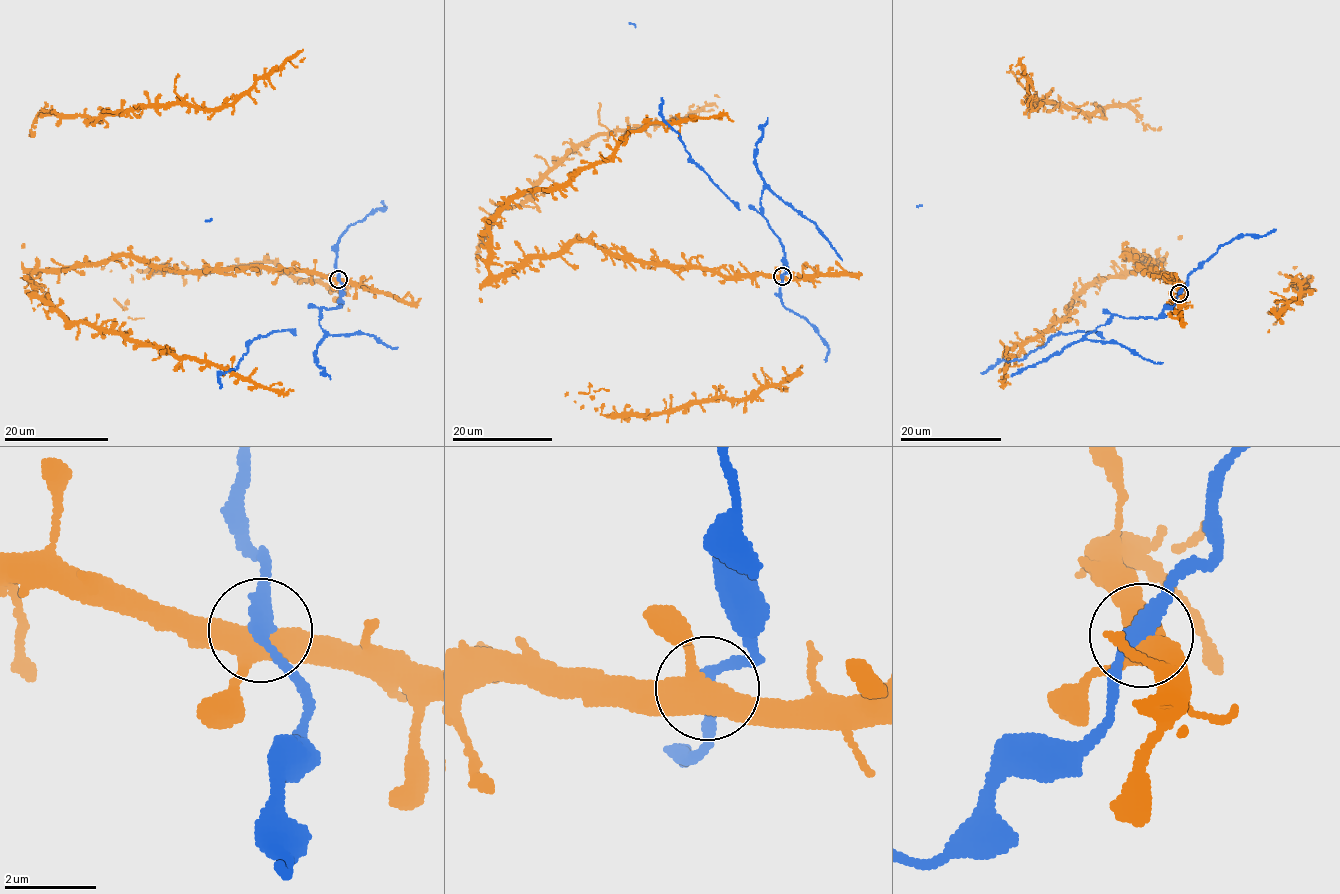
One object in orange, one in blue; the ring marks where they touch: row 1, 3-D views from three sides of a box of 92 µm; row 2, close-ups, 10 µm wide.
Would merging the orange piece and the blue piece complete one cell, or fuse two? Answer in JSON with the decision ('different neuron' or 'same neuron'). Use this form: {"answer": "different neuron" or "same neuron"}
{"answer": "different neuron"}

